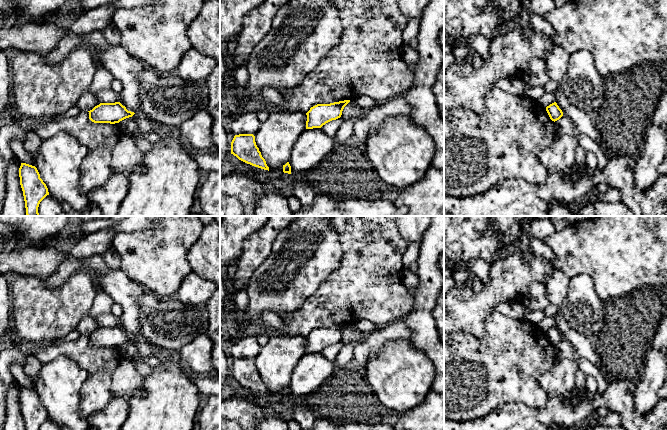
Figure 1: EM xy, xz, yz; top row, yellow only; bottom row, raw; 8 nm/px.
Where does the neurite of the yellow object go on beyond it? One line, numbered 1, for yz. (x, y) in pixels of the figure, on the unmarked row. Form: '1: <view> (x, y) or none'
1: none

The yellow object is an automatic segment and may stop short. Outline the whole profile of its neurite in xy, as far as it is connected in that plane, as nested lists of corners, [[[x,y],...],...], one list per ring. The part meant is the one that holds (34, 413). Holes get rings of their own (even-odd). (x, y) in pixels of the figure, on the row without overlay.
[[[21,387],[19,392],[20,409],[23,415],[25,430],[39,430],[49,419],[48,412],[35,390]]]

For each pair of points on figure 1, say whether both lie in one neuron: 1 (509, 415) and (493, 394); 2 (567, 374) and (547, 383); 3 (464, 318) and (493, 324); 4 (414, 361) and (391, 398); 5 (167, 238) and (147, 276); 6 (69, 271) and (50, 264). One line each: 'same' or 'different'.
1: different
2: same
3: different
4: same
5: same
6: different

